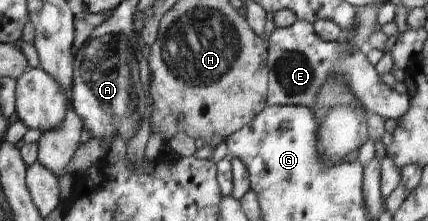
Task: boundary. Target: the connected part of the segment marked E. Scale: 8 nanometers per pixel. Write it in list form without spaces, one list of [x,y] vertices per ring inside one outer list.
[[[302,19],[295,20],[289,27],[276,27],[268,36],[268,62],[269,70],[269,86],[267,105],[296,105],[303,107],[312,107],[318,104],[318,94],[322,90],[322,86],[330,80],[330,78],[340,77],[346,85],[351,87],[351,91],[356,98],[362,103],[370,114],[380,115],[383,119],[394,118],[398,120],[402,114],[408,110],[408,98],[396,94],[392,88],[388,88],[386,84],[380,82],[380,76],[376,74],[374,65],[371,65],[362,52],[350,52],[348,54],[348,44],[343,40],[328,41],[321,39],[316,34],[313,23],[306,22]]]

